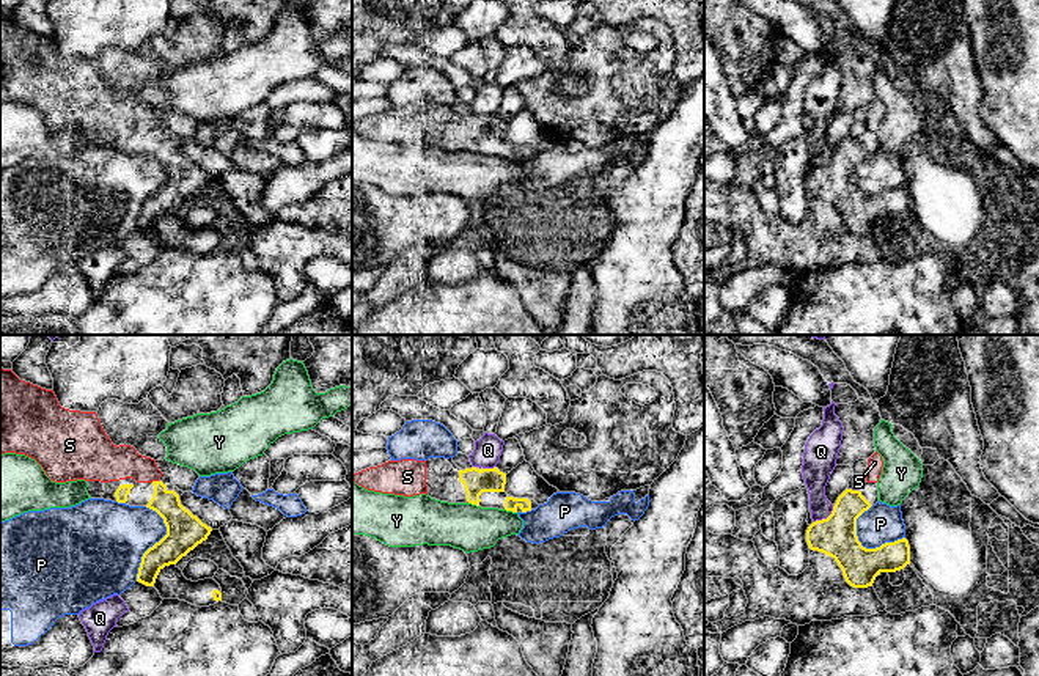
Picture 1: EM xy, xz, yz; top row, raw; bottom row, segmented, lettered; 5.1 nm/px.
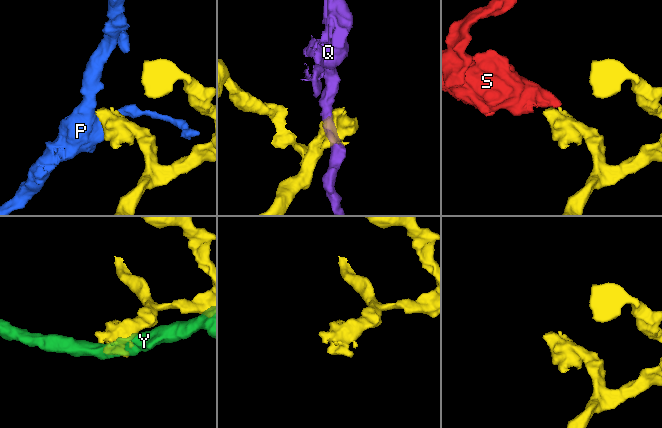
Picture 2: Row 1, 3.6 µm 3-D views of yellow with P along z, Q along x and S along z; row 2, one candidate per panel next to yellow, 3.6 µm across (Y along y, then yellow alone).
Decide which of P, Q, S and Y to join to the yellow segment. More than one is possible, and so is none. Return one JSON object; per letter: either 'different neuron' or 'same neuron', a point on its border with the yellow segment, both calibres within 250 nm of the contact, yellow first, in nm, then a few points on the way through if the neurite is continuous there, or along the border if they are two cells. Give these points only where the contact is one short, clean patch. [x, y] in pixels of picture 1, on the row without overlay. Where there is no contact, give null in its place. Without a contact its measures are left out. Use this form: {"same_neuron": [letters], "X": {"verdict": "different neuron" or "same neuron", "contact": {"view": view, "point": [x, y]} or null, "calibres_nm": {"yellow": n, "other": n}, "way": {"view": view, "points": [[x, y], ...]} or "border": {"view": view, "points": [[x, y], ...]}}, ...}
{"same_neuron": ["S"], "P": {"verdict": "different neuron", "contact": {"view": "yz", "point": [871, 197]}, "calibres_nm": {"yellow": 200, "other": 200}}, "Q": {"verdict": "different neuron", "contact": {"view": "yz", "point": [824, 167]}, "calibres_nm": {"yellow": 200, "other": 140}}, "S": {"verdict": "same neuron", "contact": {"view": "xy", "point": [154, 129]}, "calibres_nm": {"yellow": 150, "other": 190}}, "Y": {"verdict": "different neuron", "contact": {"view": "xz", "point": [511, 157]}, "calibres_nm": {"yellow": 70, "other": 240}, "border": {"view": "xz", "points": [[505, 156], [516, 161]]}}}

